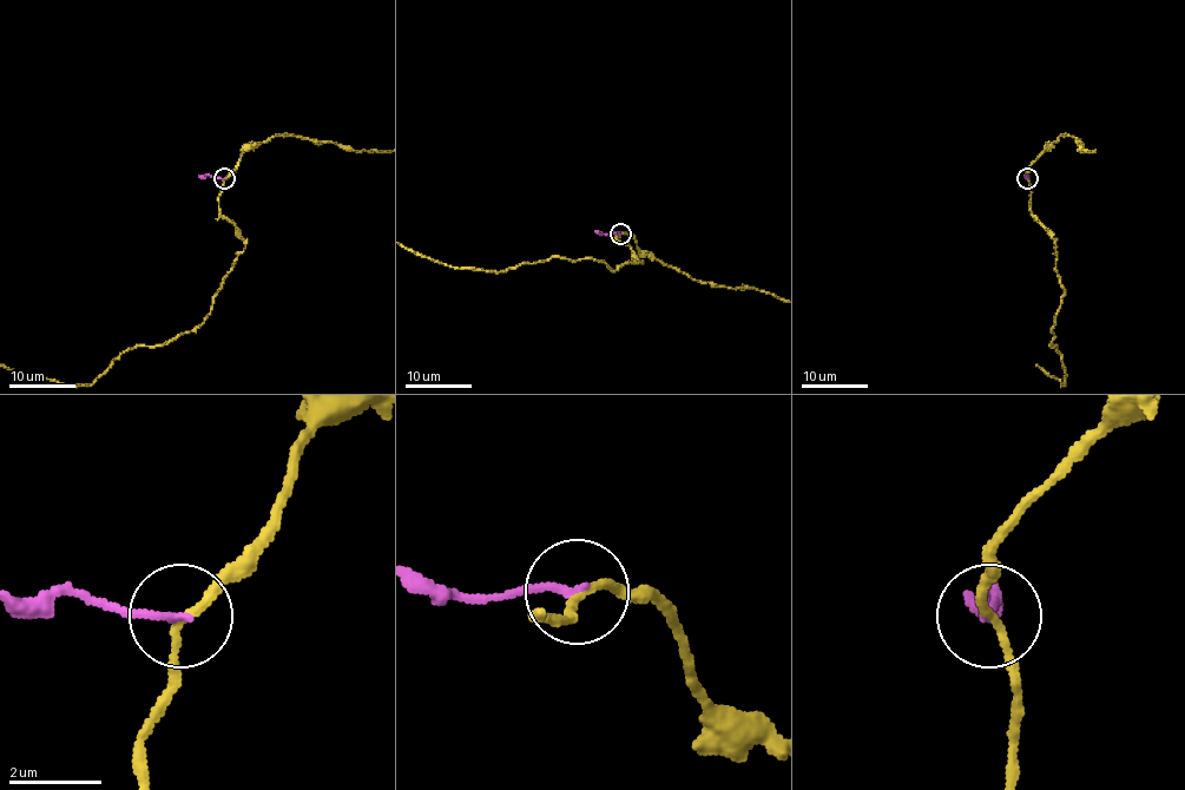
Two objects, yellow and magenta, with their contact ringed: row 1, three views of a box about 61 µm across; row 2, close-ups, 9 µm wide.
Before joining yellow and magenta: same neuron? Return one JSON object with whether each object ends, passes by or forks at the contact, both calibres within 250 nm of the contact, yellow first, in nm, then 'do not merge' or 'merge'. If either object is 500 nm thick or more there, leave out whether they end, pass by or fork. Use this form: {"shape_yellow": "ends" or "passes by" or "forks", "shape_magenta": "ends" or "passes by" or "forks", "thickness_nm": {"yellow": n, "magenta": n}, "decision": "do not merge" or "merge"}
{"shape_yellow": "passes by", "shape_magenta": "ends", "thickness_nm": {"yellow": 170, "magenta": 180}, "decision": "do not merge"}

